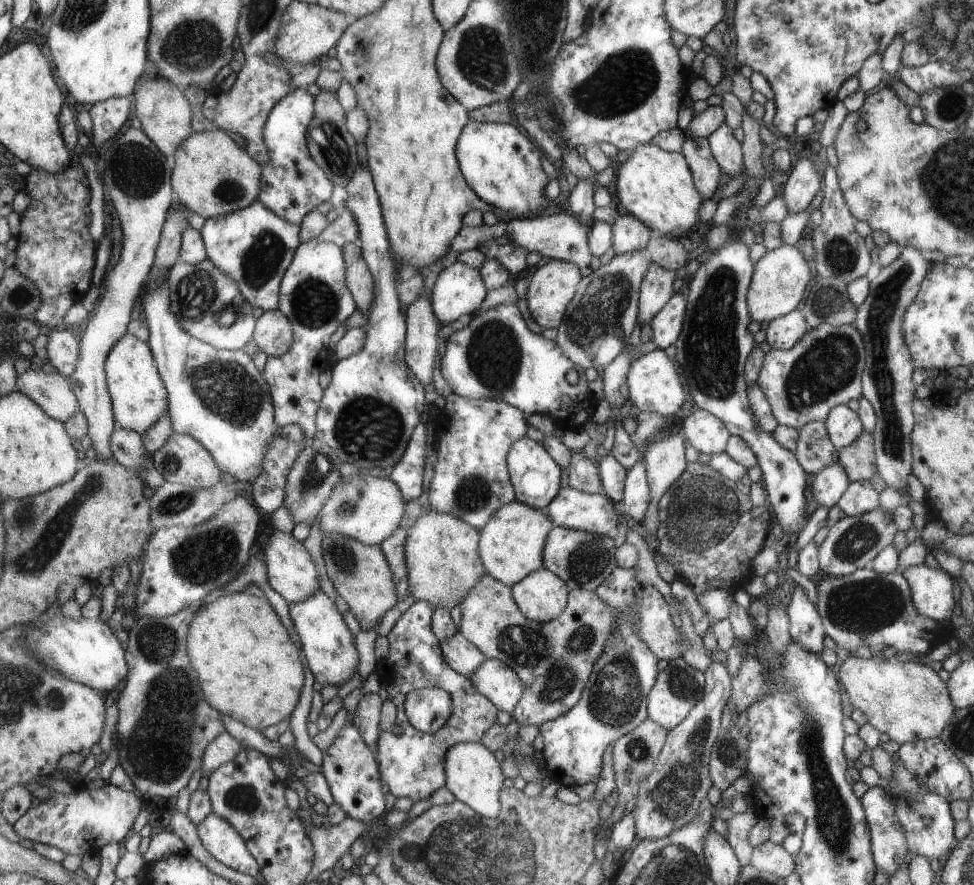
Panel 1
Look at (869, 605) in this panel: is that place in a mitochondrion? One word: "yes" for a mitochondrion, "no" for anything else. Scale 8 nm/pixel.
yes

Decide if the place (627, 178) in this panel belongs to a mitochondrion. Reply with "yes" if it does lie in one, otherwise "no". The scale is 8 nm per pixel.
no

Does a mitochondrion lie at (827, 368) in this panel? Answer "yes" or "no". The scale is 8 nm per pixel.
yes

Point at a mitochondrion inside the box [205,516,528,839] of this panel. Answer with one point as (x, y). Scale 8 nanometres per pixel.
(242, 798)

